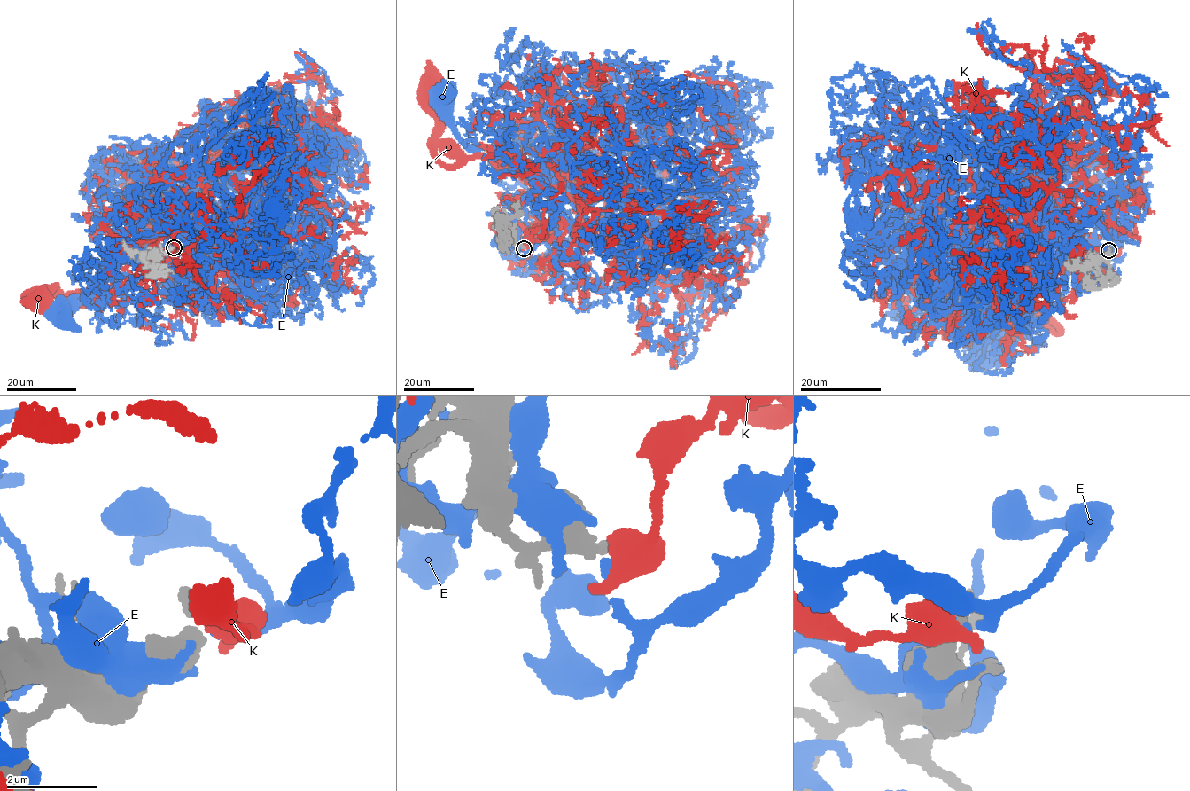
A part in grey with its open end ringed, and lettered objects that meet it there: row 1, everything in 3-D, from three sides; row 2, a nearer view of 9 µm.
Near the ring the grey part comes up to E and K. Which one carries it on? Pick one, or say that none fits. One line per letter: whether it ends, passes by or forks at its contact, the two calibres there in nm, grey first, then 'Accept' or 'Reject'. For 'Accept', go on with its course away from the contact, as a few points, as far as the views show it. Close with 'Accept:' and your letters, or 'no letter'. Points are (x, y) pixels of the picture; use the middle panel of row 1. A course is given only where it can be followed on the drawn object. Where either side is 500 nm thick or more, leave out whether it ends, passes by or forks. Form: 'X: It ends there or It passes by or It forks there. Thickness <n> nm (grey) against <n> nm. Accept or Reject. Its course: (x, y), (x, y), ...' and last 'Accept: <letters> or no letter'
E: It passes by. Thickness 120 nm (grey) against 140 nm. Reject
K: Thickness 120 nm (grey) against 750 nm. Reject
Accept: no letter

